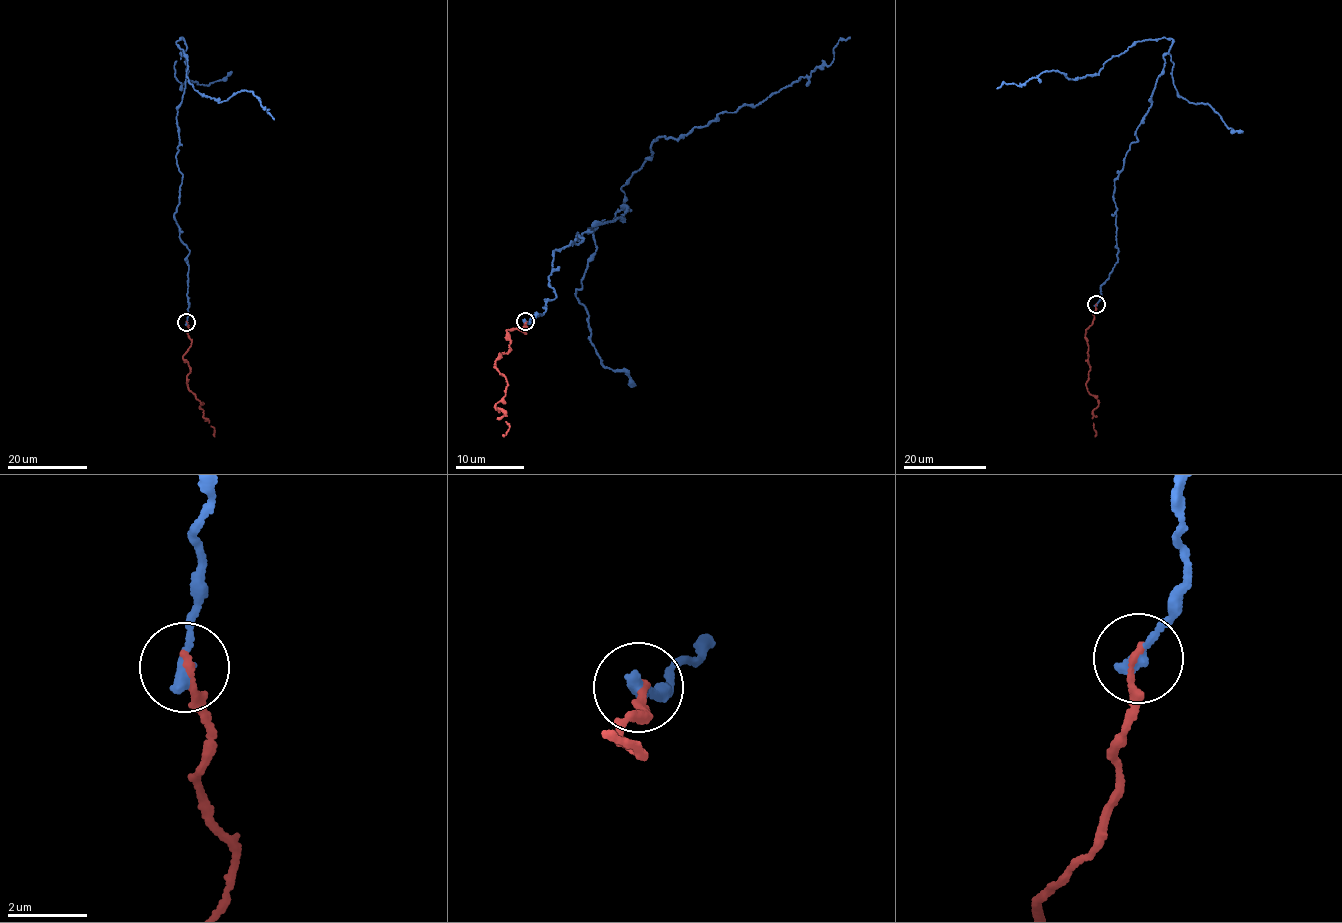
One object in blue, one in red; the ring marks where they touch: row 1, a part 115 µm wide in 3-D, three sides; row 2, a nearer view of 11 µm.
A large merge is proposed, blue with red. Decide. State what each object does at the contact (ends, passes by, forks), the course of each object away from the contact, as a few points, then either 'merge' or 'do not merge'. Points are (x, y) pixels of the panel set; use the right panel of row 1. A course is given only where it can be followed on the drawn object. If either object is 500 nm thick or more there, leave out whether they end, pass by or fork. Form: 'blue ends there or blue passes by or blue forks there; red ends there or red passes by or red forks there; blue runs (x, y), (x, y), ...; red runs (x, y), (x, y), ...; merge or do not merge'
blue ends there; red ends there; blue runs (1096, 304), (1117, 262), (1114, 179), (1172, 39), (1136, 42), (1096, 74), (1047, 71), (997, 89); red runs (1096, 304), (1094, 319), (1086, 329), (1085, 337), (1090, 370), (1086, 385), (1098, 404), (1092, 410), (1095, 437); merge

